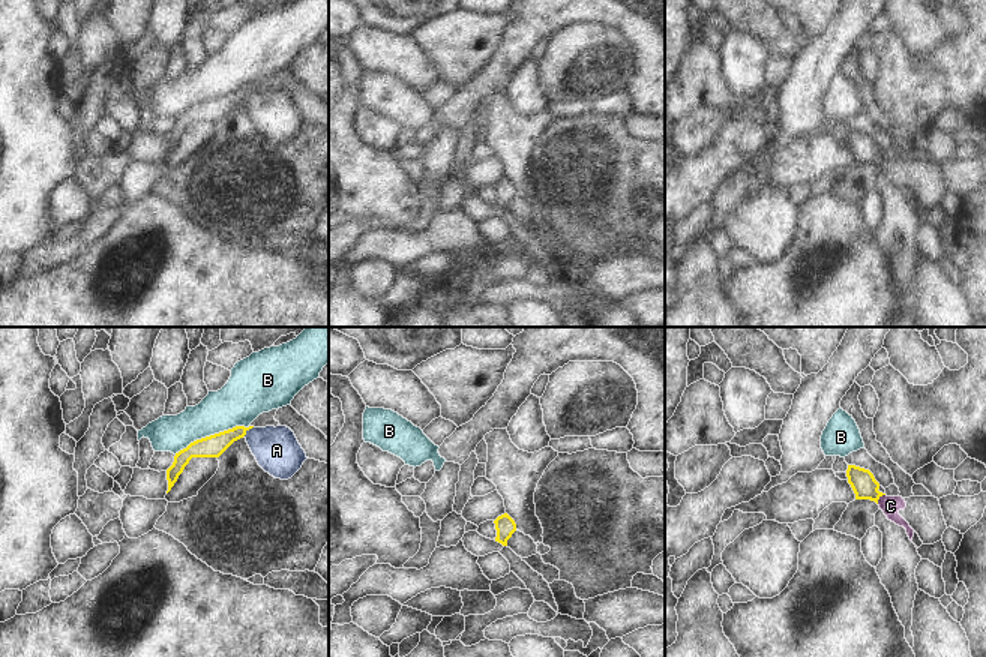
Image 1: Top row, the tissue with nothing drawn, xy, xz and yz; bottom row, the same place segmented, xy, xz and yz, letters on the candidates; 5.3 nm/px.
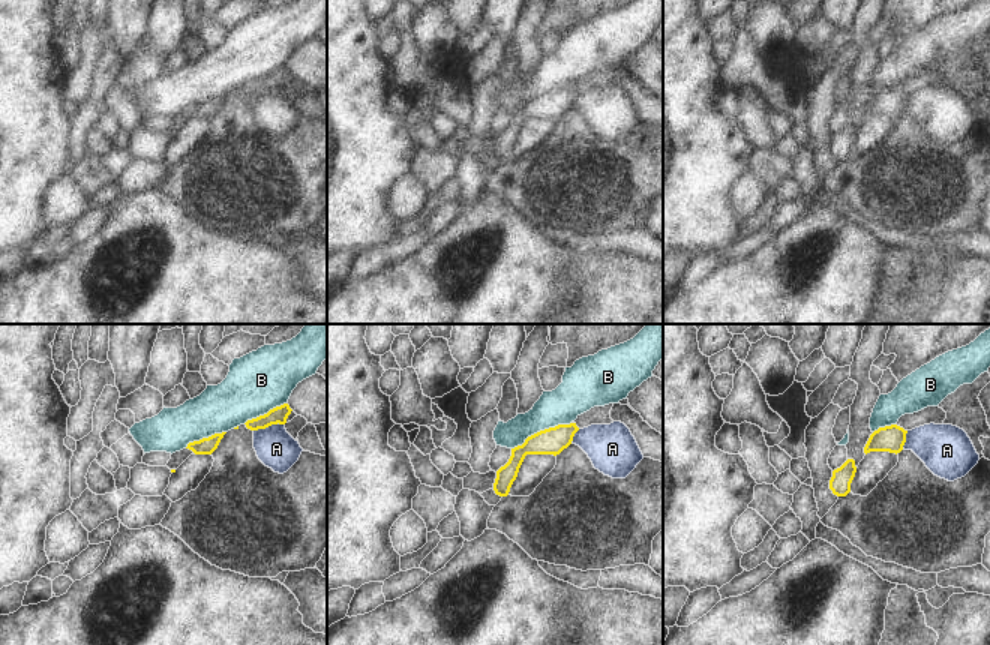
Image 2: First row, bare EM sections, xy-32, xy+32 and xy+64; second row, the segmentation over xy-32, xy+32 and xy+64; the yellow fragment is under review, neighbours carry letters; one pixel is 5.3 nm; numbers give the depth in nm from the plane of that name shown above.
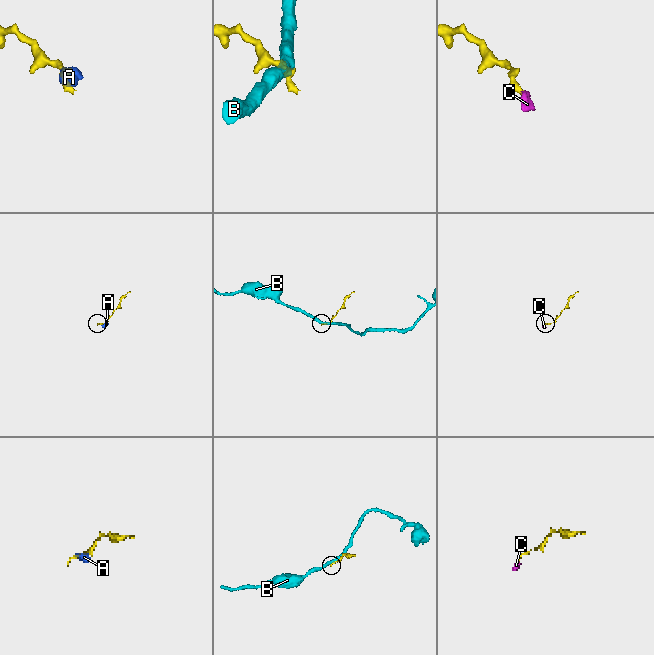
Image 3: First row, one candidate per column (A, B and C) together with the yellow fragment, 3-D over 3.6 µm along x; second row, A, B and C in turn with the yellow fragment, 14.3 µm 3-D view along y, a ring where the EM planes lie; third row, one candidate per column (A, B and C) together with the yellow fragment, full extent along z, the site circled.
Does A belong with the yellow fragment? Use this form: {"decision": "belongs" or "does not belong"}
{"decision": "does not belong"}

